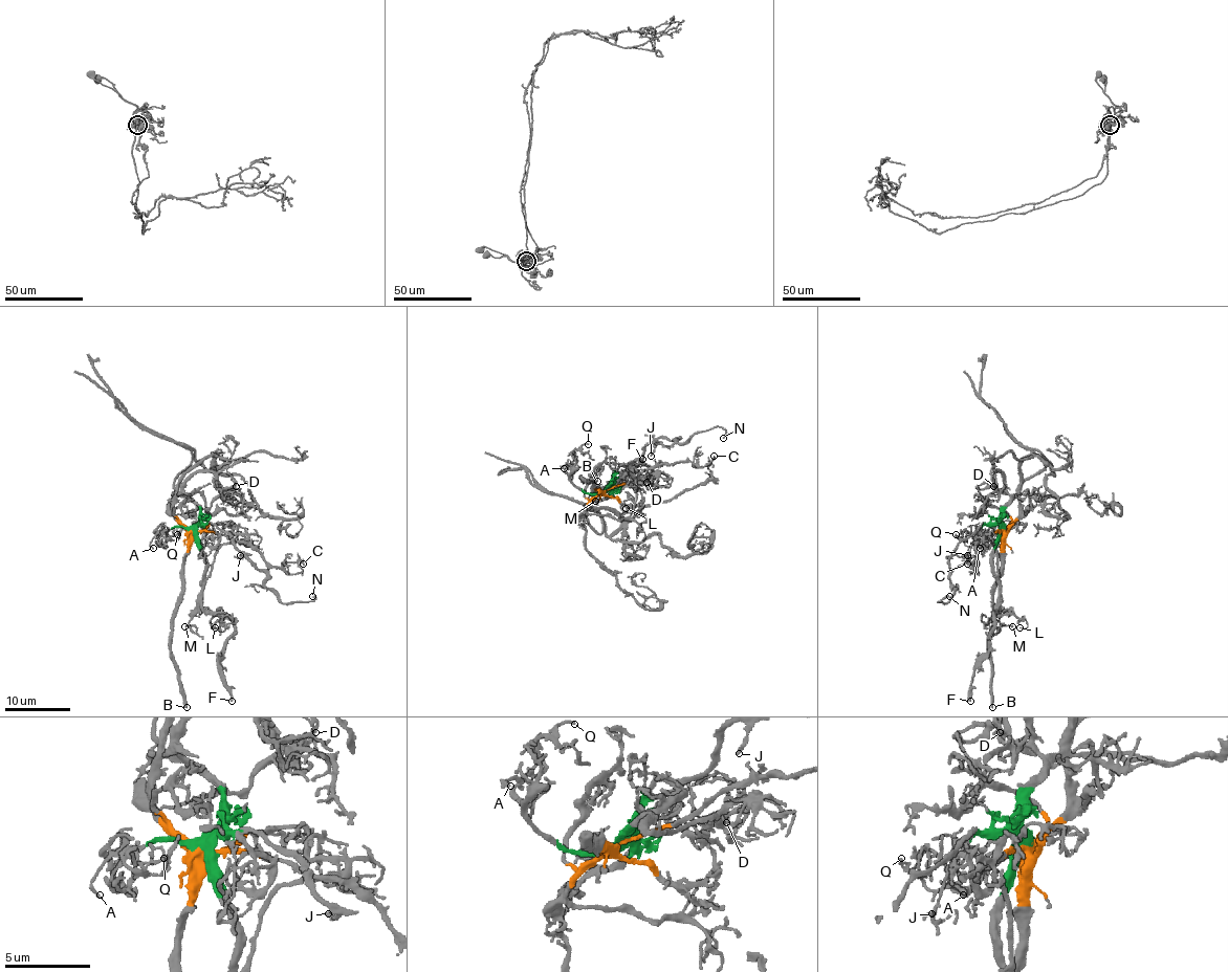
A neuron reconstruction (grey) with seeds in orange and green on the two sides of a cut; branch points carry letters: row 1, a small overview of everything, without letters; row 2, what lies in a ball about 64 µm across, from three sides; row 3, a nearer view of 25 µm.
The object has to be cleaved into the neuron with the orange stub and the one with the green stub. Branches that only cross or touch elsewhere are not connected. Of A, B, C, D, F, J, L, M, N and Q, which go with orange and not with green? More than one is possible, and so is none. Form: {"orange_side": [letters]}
{"orange_side": ["B", "C"]}

